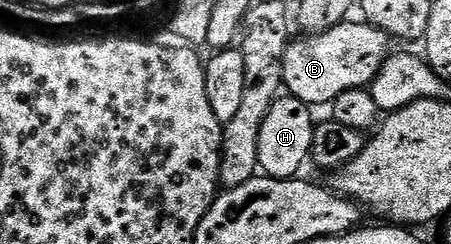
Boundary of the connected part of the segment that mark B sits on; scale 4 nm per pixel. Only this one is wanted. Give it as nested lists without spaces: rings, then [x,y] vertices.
[[[345,20],[344,24],[336,25],[325,33],[301,36],[299,38],[301,41],[293,40],[289,44],[288,50],[284,52],[283,88],[291,96],[299,99],[303,105],[309,107],[331,106],[332,102],[338,99],[338,95],[355,89],[368,89],[381,76],[380,68],[388,61],[390,38],[381,29],[375,29],[373,25],[352,20]]]

